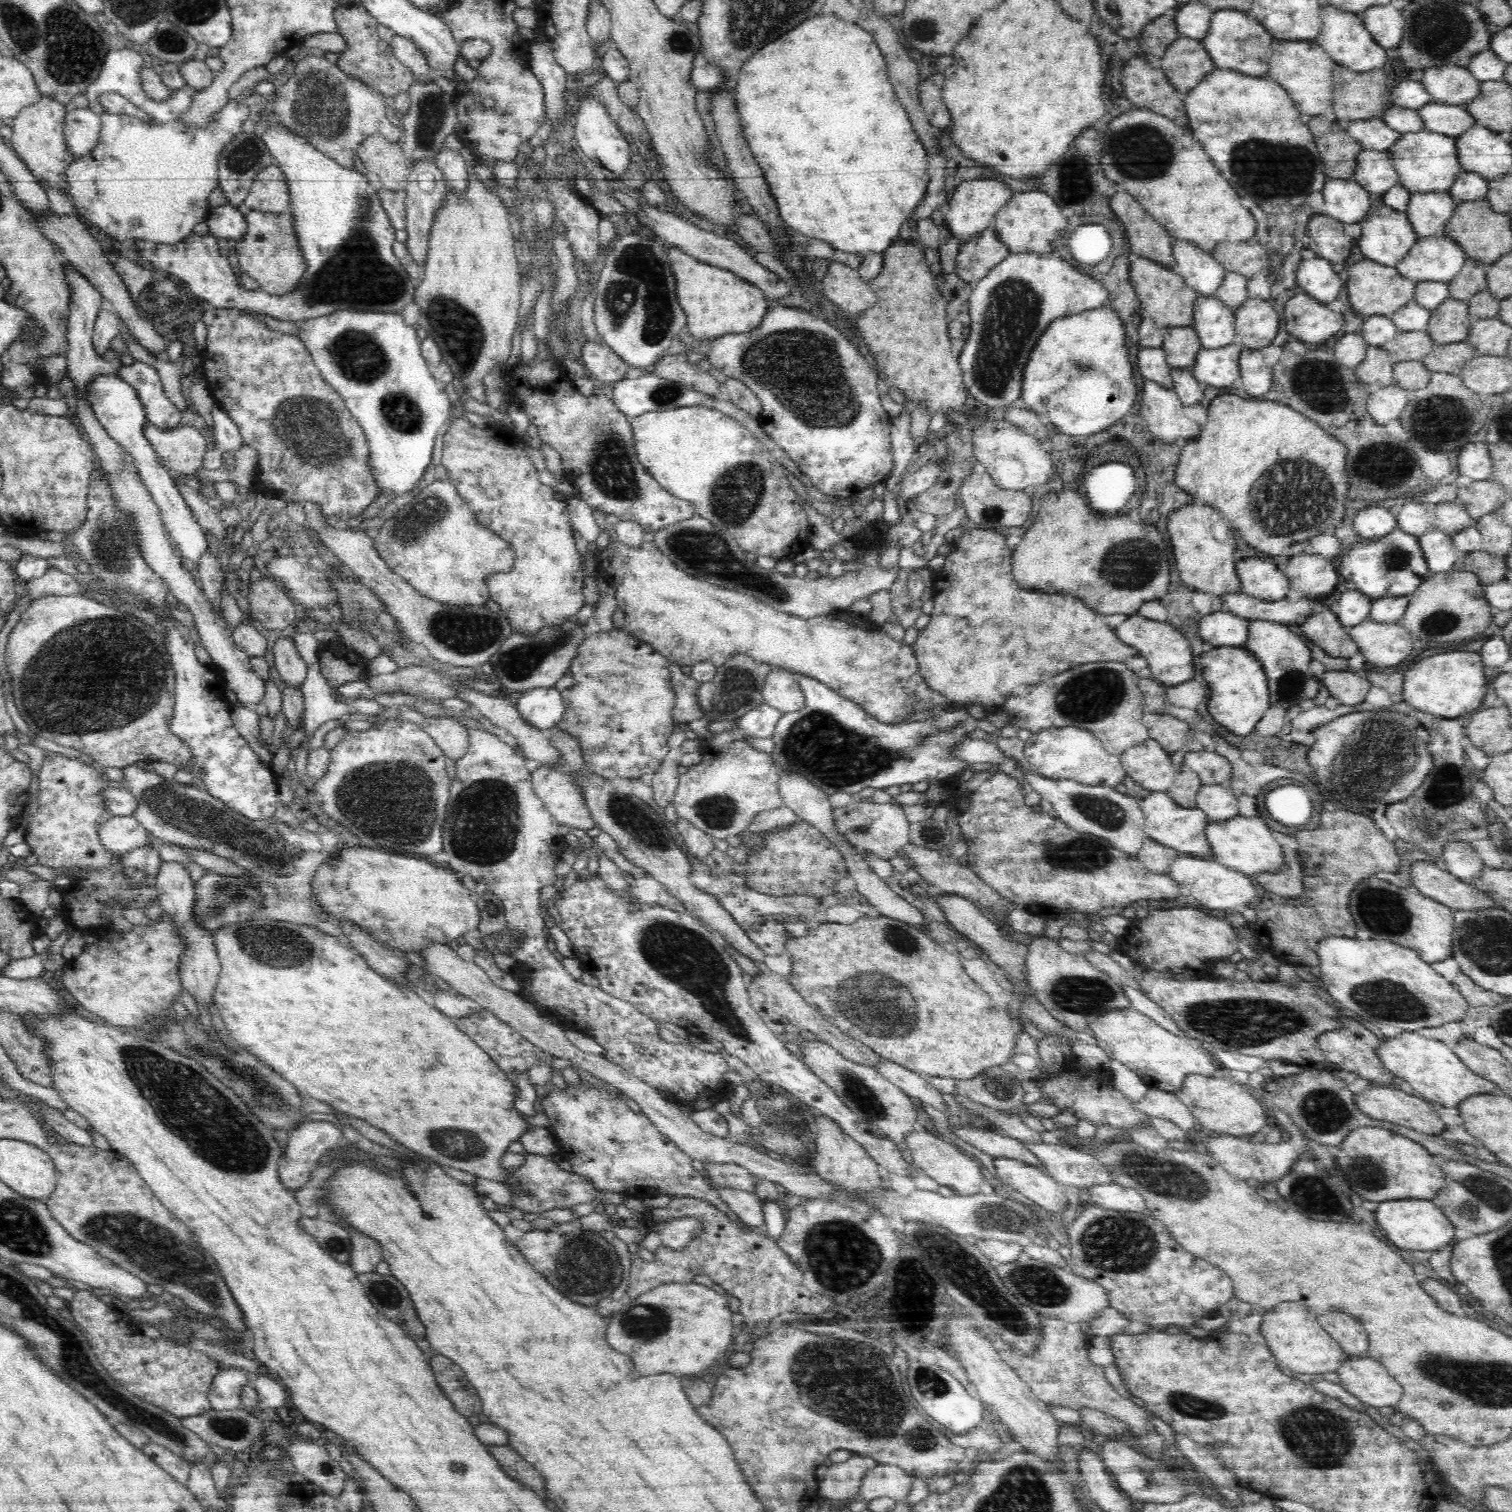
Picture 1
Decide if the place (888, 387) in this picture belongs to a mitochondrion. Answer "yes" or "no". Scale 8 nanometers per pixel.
no

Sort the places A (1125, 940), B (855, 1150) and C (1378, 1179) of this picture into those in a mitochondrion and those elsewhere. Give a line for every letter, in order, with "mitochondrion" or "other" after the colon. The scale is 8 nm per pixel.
A: other
B: other
C: mitochondrion

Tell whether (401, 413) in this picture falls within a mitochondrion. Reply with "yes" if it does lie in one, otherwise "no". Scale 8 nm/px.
yes

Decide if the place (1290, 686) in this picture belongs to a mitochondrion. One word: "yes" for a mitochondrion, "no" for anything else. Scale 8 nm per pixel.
yes

